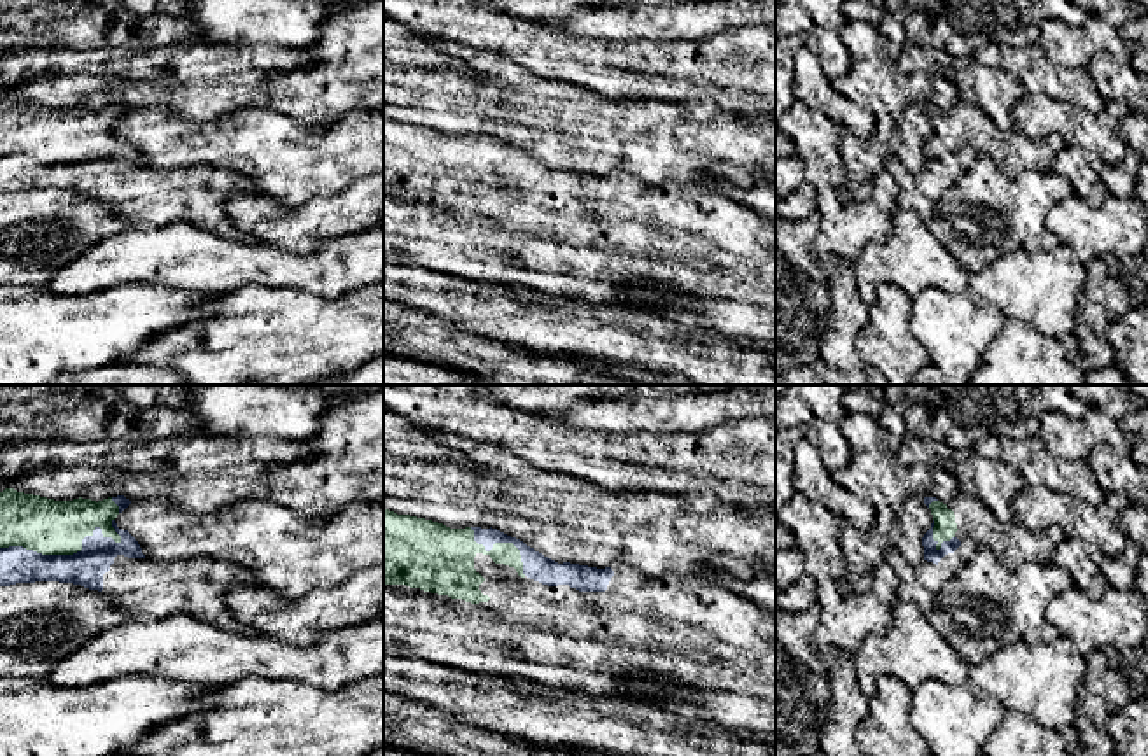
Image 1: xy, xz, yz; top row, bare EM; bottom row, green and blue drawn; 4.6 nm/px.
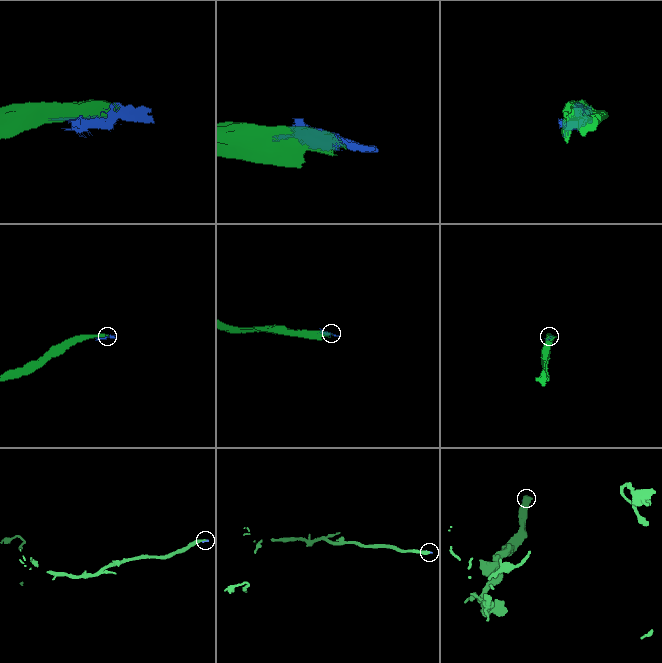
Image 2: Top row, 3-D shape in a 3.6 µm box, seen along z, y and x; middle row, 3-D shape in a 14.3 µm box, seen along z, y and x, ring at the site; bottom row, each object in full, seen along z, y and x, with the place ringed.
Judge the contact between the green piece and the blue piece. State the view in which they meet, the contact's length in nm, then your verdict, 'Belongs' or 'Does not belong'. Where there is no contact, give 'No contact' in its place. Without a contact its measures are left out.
Touches green in xy. Shared border 550 nm. Does not belong

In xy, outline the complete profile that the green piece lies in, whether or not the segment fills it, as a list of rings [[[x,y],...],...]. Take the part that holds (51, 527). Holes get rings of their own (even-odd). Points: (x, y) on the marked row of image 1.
[[[5,488],[0,492],[0,548],[23,546],[42,555],[74,555],[82,539],[96,527],[103,537],[121,542],[112,527],[119,506],[112,497],[103,500],[54,500]]]

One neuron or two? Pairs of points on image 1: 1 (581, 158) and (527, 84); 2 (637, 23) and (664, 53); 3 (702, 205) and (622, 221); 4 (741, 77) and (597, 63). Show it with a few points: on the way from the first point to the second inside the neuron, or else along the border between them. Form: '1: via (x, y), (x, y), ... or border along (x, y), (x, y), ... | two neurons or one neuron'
1: via (581, 137), (581, 128), (548, 97) | one neuron
2: border along (611, 41), (695, 41) | two neurons
3: via (683, 226), (678, 231), (643, 231) | one neuron
4: via (706, 70), (658, 70), (632, 65) | one neuron

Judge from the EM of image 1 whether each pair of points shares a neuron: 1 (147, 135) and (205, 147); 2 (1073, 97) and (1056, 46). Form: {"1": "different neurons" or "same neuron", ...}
{"1": "same neuron", "2": "different neurons"}

